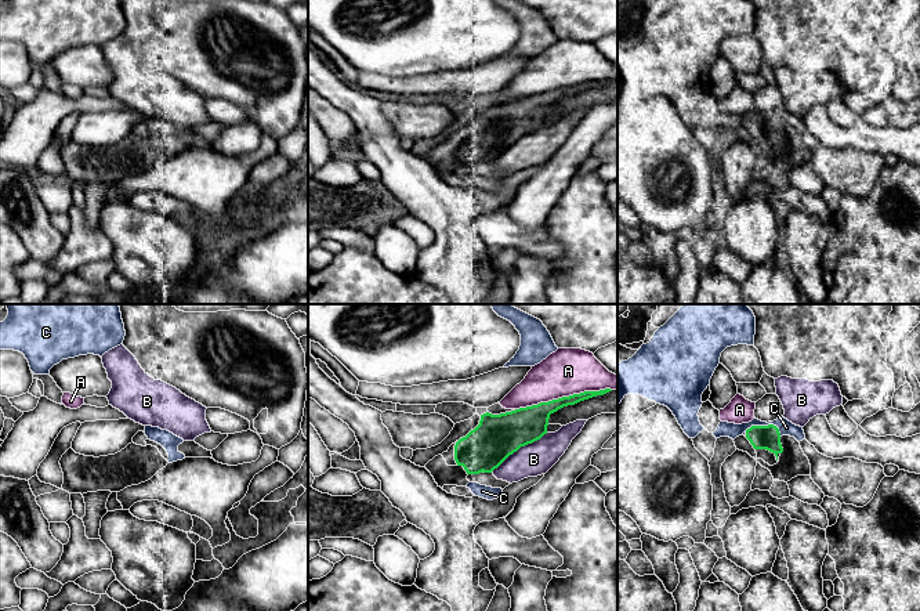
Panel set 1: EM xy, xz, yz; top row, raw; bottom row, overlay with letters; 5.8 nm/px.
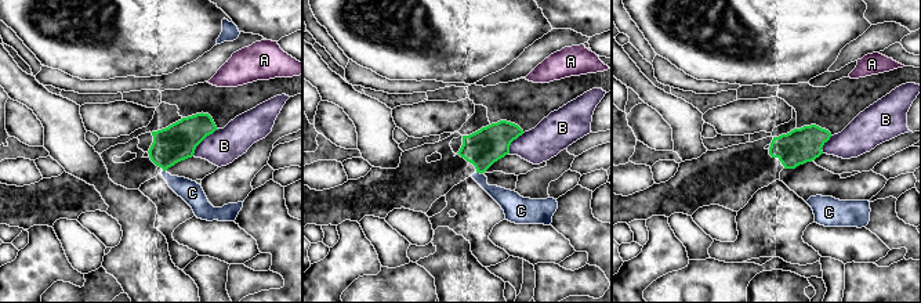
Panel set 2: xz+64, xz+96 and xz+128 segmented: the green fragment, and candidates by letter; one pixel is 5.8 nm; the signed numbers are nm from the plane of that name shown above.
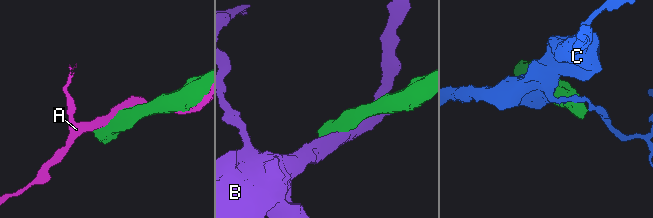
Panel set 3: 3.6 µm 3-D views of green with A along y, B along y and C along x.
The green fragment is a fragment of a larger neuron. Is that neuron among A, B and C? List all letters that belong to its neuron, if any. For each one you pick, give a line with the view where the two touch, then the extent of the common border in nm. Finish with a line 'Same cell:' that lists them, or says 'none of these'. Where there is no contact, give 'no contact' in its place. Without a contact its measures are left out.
Same cell: none of these

